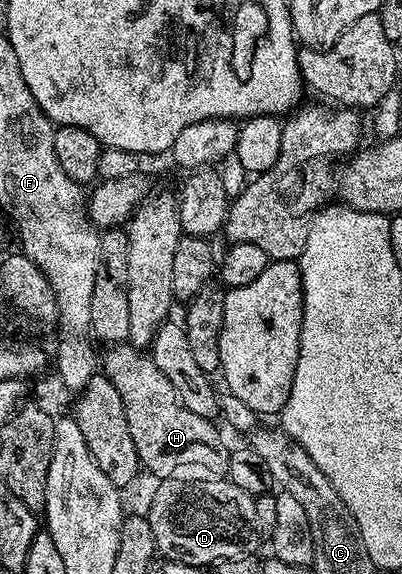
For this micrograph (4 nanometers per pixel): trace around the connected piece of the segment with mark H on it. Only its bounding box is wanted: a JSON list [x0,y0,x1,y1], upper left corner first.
[100,342,231,481]

